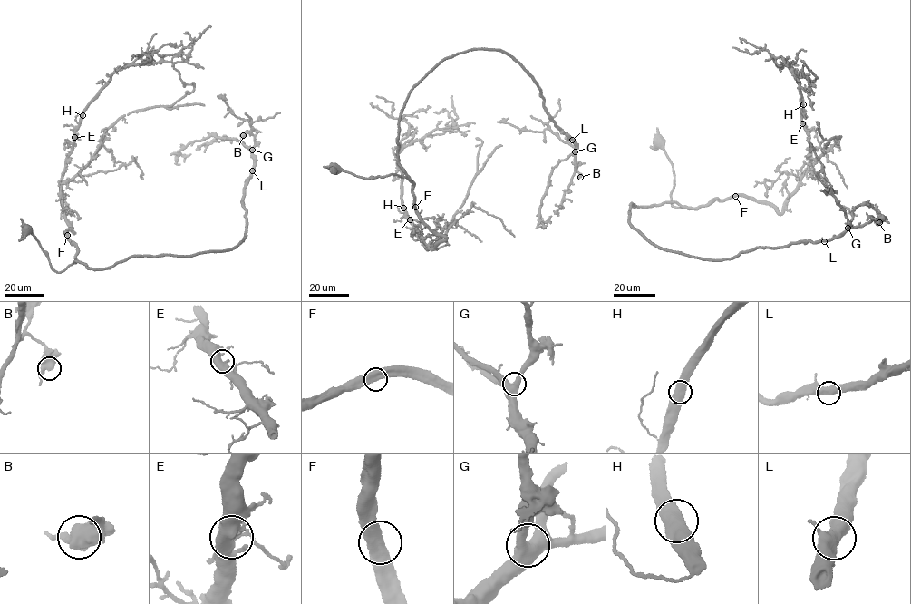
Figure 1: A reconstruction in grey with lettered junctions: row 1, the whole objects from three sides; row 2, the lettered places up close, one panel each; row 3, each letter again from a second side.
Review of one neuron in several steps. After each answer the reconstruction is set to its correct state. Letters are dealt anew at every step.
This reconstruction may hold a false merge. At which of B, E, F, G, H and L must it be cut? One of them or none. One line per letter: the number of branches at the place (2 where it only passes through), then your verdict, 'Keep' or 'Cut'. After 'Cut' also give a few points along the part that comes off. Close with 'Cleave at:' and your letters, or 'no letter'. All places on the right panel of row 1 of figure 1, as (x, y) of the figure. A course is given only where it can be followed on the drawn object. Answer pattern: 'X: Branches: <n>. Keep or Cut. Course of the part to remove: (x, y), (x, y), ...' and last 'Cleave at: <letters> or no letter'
B: Branches: 2. Keep
E: Branches: 2. Keep
F: Branches: 2. Keep
G: Branches: 2. Keep
H: Branches: 2. Keep
L: Branches: 2. Keep
Cleave at: no letter

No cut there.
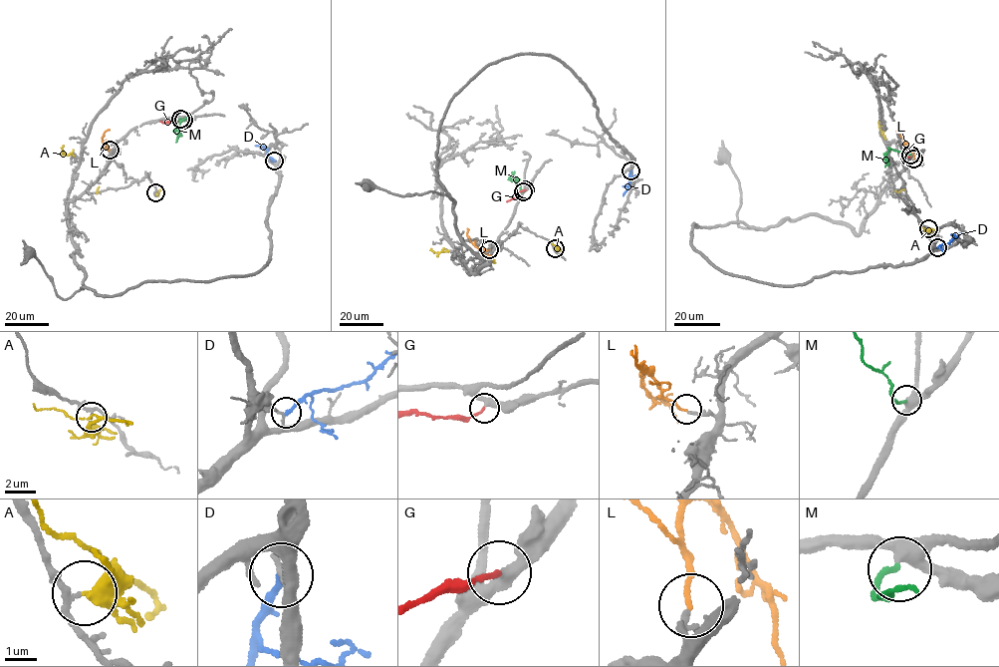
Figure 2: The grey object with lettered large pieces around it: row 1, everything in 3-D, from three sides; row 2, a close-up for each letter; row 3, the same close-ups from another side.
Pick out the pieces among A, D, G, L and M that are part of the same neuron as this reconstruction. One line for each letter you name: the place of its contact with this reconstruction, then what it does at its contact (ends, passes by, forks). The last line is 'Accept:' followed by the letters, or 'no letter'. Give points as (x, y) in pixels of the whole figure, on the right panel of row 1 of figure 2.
G: (909, 157) | it ends
L: (913, 159) | it ends
M: (910, 155) | it ends
Accept: G, L, M

